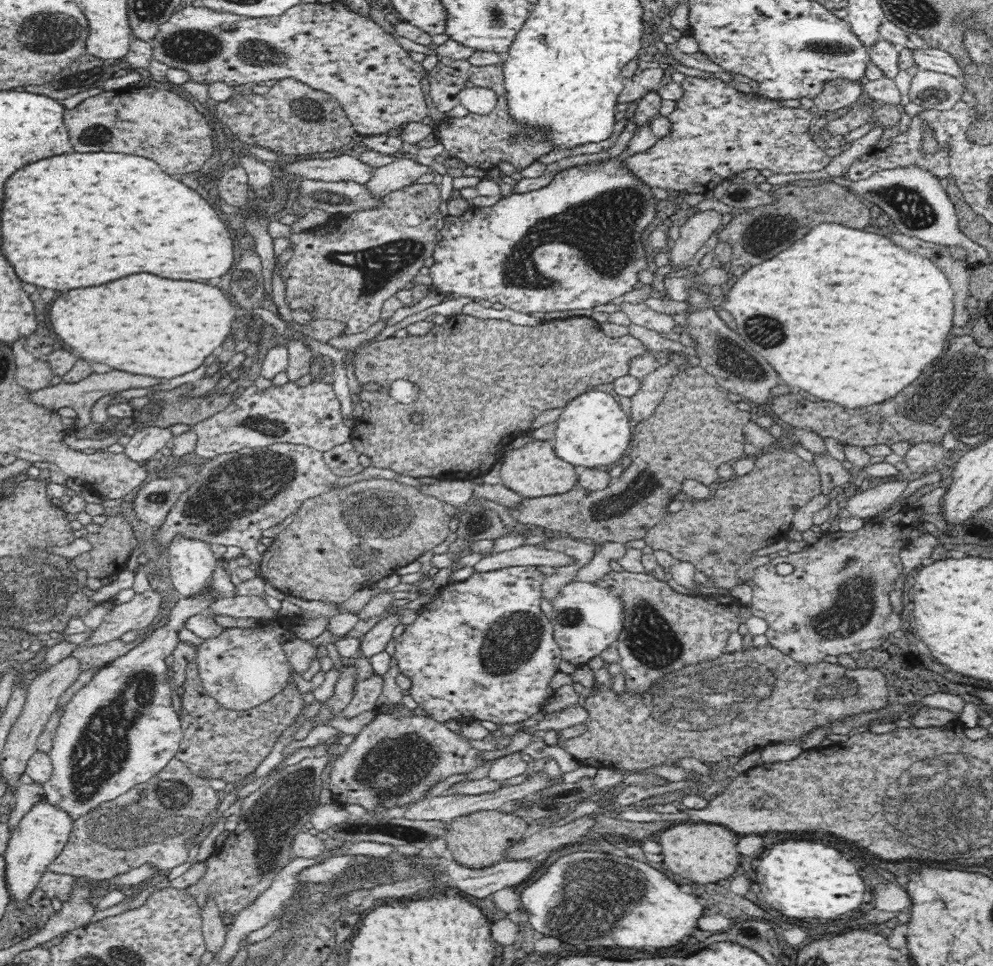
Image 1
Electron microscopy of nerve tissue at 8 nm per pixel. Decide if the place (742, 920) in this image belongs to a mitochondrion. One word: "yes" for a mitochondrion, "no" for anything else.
no

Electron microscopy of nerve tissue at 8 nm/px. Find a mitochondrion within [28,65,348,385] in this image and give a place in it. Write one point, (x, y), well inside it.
(93, 135)

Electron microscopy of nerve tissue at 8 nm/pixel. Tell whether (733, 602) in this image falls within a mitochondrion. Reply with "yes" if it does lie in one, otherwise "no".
no

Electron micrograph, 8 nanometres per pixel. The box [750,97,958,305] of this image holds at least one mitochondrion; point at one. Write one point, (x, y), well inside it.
(911, 209)

